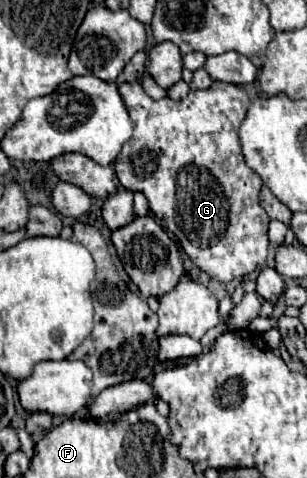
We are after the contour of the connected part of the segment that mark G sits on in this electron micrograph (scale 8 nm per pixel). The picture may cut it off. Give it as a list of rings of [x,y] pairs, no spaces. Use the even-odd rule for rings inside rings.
[[[123,82],[117,88],[133,120],[133,136],[123,144],[123,150],[113,164],[121,186],[133,194],[145,194],[151,214],[179,238],[185,254],[215,282],[227,284],[265,264],[269,218],[259,206],[259,190],[263,182],[245,164],[237,136],[239,124],[249,108],[249,98],[243,88],[215,82],[207,90],[191,90],[181,102],[173,102],[171,98],[153,100],[145,94],[139,82]]]

